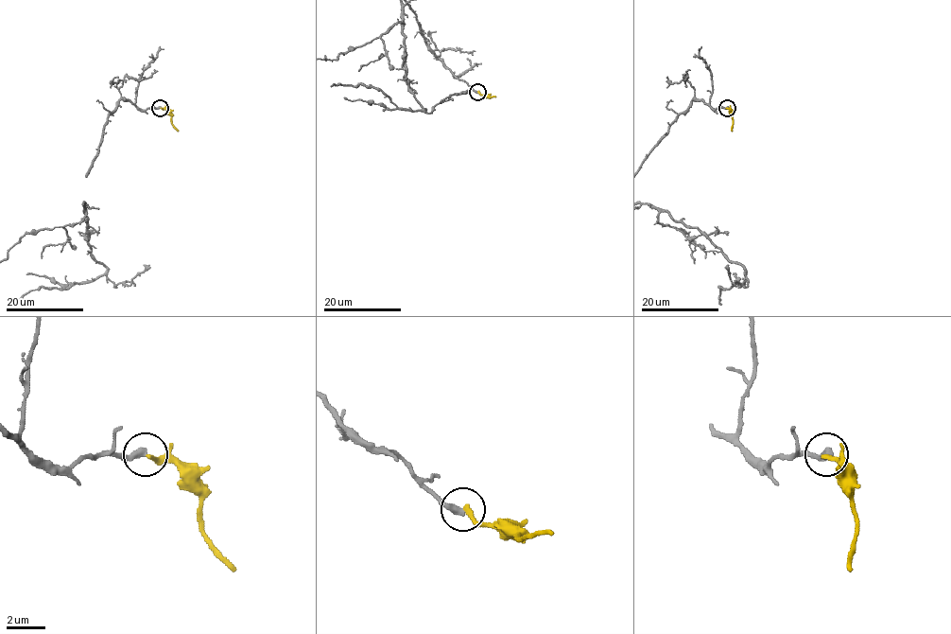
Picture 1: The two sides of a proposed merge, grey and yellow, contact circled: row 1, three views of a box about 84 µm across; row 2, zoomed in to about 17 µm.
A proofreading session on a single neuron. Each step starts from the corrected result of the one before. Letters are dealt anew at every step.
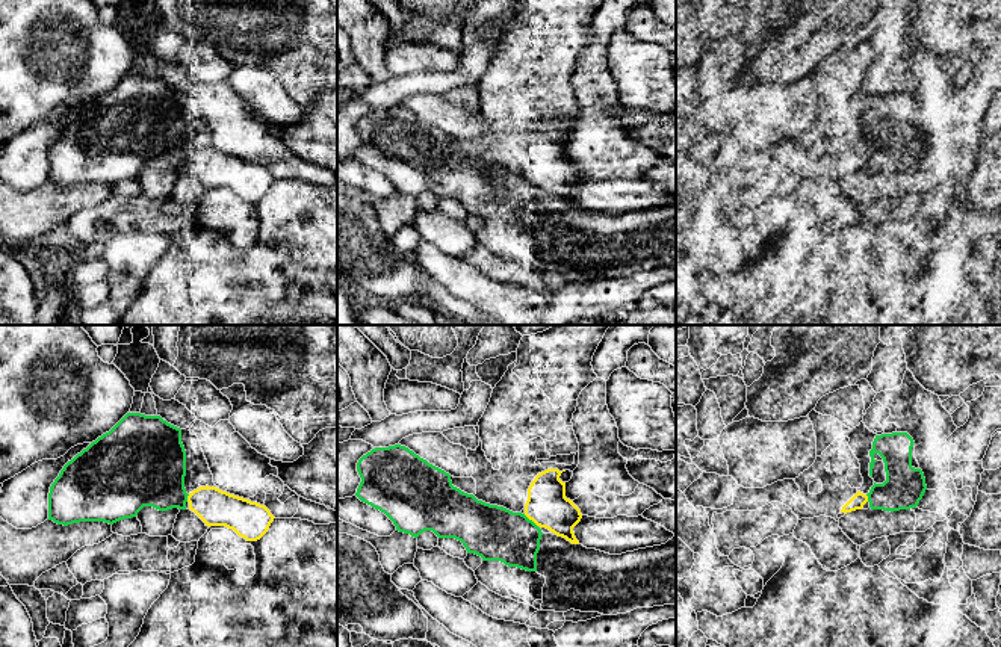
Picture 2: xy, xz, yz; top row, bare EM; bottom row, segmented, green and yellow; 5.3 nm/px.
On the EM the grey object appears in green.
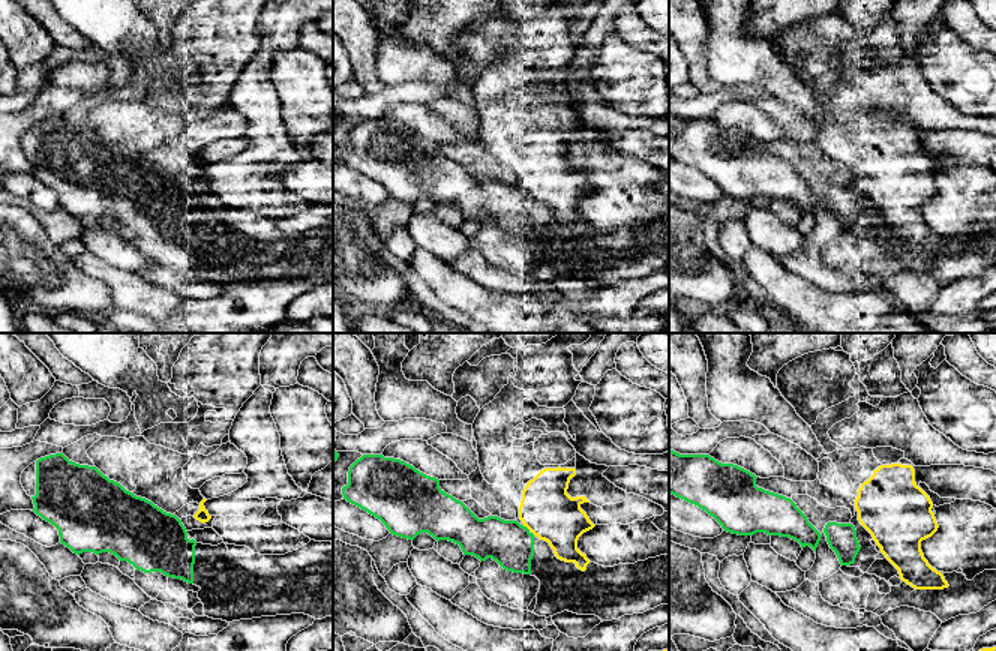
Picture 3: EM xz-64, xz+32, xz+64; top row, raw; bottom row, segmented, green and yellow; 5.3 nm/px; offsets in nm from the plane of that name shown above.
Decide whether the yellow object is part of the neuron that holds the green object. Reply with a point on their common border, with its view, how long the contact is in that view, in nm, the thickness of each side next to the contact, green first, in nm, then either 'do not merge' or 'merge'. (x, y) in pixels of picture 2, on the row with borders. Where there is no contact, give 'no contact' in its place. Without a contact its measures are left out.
xz (531, 520) | 100 nm | 300/220 nm | do not merge

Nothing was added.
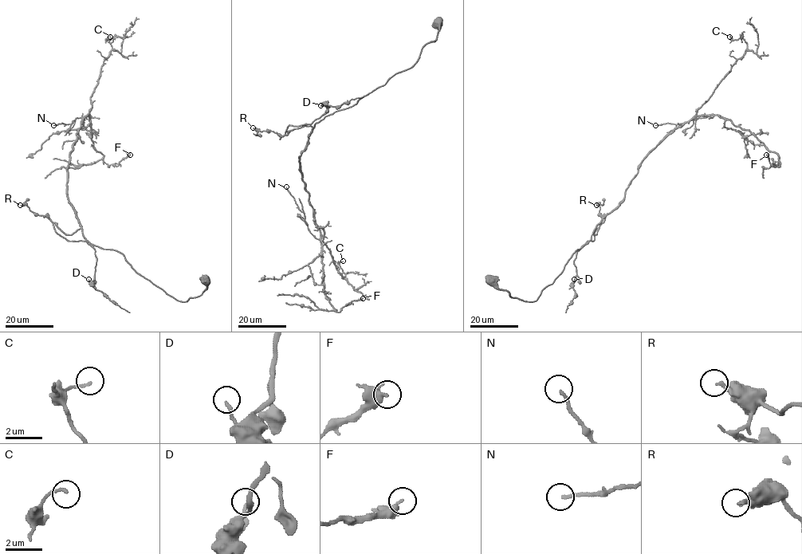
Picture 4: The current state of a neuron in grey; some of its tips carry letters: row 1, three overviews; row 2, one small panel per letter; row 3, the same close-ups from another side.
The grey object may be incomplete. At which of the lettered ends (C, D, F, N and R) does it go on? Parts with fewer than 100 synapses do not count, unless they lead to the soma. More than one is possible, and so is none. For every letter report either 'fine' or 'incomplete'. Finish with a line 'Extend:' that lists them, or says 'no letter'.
C: fine
D: fine
F: fine
N: fine
R: fine
Extend: no letter

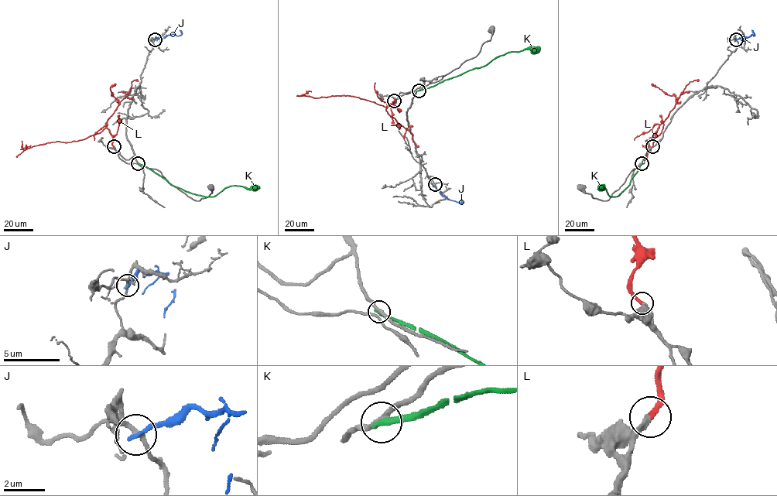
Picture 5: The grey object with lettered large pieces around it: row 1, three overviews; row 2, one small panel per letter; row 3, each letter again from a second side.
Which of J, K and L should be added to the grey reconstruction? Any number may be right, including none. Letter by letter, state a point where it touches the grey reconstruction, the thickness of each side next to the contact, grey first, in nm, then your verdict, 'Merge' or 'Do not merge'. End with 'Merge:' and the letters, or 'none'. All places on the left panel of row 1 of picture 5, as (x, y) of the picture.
J: Touches grey at (155, 39). Thickness 180 nm (grey) against 240 nm. Do not merge
K: Touches grey at (138, 163). Thickness 240 nm (grey) against 320 nm. Do not merge
L: Touches grey at (114, 146). Thickness 280 nm (grey) against 280 nm. Merge
Merge: L

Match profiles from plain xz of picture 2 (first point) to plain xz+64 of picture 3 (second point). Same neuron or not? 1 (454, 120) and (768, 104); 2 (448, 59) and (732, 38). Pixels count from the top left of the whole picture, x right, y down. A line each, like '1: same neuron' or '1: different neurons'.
1: different neurons
2: same neuron

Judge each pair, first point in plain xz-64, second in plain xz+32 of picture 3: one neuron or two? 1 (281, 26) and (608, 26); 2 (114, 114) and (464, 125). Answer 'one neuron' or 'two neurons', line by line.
1: one neuron
2: two neurons

